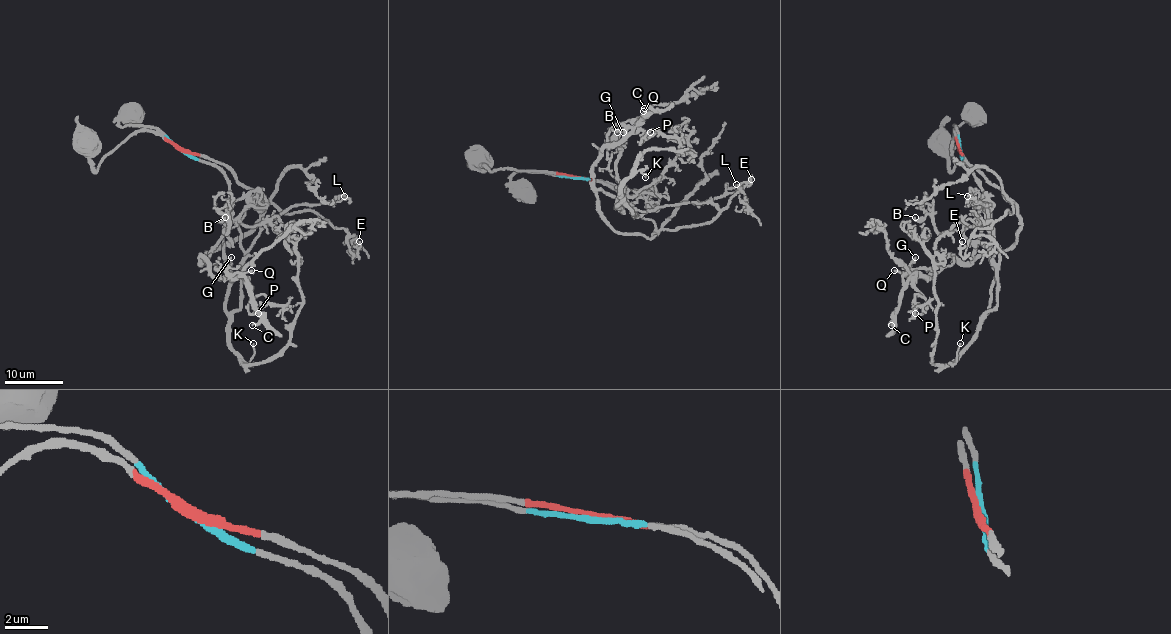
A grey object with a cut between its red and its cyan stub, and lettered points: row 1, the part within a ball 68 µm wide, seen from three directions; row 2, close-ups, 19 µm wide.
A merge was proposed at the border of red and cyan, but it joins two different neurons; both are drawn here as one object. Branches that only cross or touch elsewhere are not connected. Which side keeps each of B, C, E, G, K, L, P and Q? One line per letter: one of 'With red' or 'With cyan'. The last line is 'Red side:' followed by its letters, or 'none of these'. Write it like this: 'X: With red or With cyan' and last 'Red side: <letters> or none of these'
B: With cyan
C: With red
E: With red
G: With red
K: With cyan
L: With cyan
P: With red
Q: With red
Red side: C, E, G, P, Q

